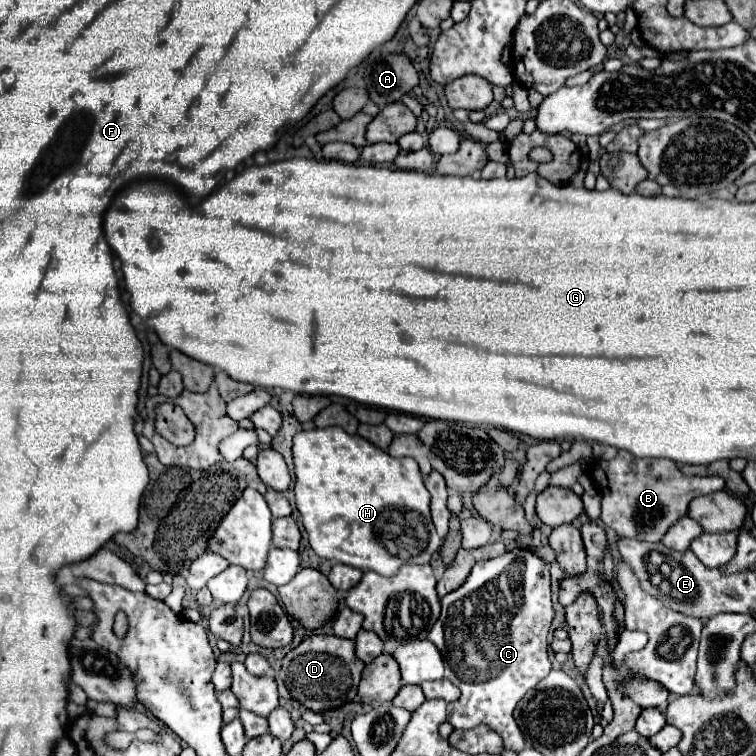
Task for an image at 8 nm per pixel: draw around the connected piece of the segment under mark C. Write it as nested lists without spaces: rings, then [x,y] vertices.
[[[507,551],[497,559],[481,561],[471,569],[459,589],[441,599],[441,607],[441,617],[429,633],[429,641],[433,641],[443,655],[445,677],[461,689],[459,701],[447,705],[447,723],[453,725],[453,729],[487,725],[493,731],[499,731],[505,749],[519,753],[525,747],[525,739],[513,719],[513,709],[529,687],[535,687],[551,671],[547,633],[555,611],[551,603],[547,563],[529,551]]]

